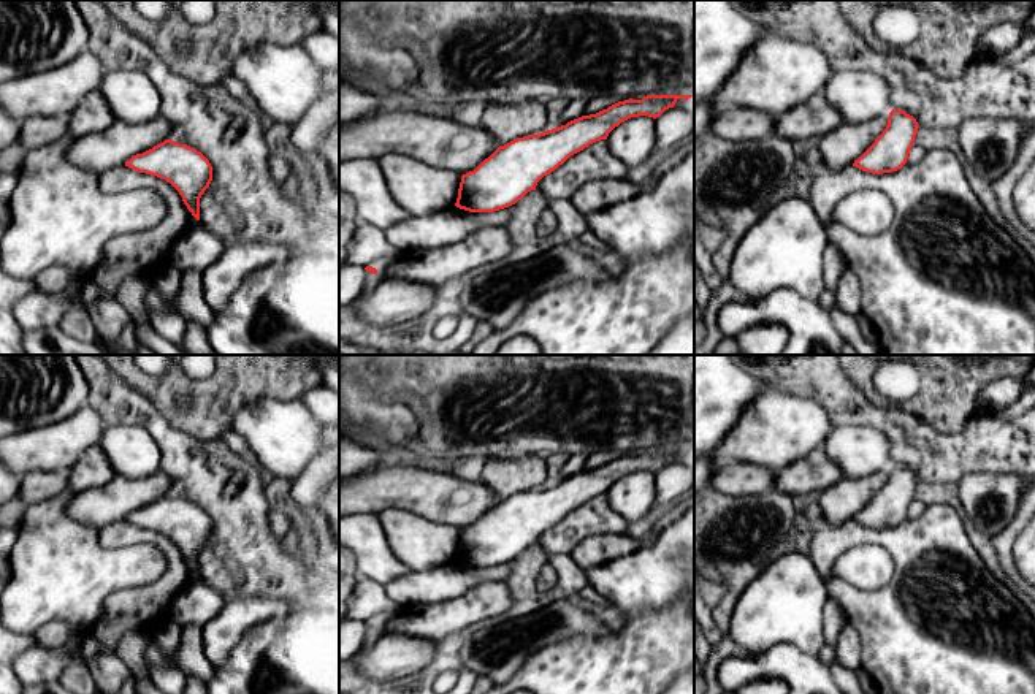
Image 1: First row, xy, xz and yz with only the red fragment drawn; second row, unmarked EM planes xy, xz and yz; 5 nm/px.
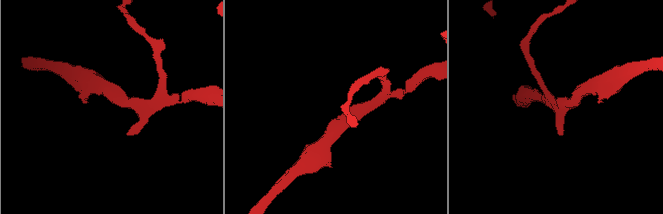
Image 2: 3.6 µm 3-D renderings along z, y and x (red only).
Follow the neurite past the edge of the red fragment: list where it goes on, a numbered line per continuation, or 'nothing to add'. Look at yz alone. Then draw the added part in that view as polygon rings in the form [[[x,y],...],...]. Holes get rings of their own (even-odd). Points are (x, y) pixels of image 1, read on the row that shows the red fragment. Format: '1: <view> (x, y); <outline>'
nothing to add

